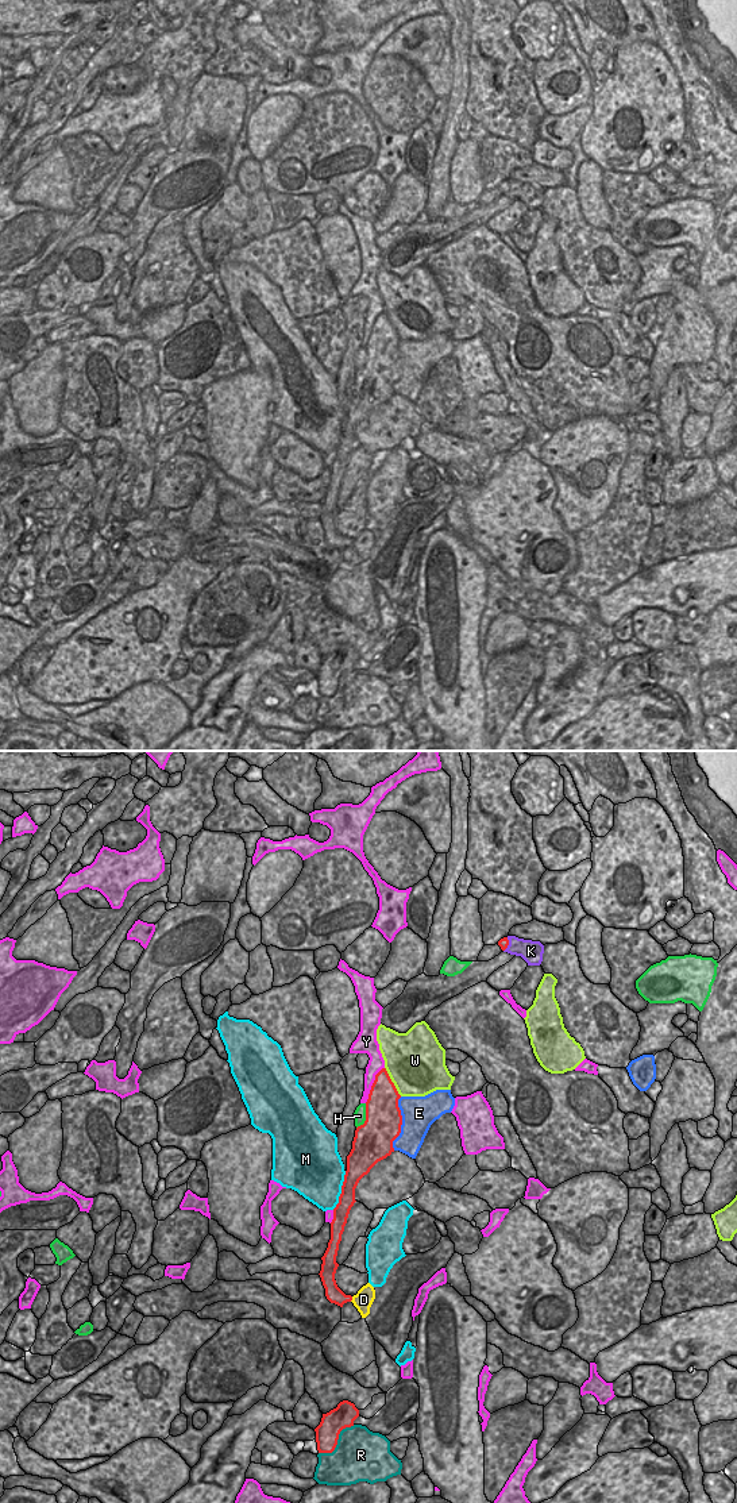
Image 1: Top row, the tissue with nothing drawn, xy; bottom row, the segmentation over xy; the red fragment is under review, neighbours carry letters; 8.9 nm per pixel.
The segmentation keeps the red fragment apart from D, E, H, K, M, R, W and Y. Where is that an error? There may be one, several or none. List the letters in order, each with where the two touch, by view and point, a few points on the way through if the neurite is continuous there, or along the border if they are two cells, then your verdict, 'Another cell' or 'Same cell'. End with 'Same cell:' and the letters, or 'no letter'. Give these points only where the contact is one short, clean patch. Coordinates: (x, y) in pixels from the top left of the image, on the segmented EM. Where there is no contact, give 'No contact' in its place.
D: Touches red at xy (351, 1299). Boundary: xy (352, 1297), (350, 1301). Another cell
E: Touches red at xy (401, 1124). Another cell
H: Touches red at xy (366, 1117). Another cell
K: Touches red at xy (508, 944). Path across: xy (502, 943), (508, 944), (531, 951). Same cell
M: Touches red at xy (342, 1190). Another cell
R: Touches red at xy (336, 1441). Another cell
W: Touches red at xy (392, 1082). Another cell
Y: Touches red at xy (373, 1085). Another cell
Same cell: K.

